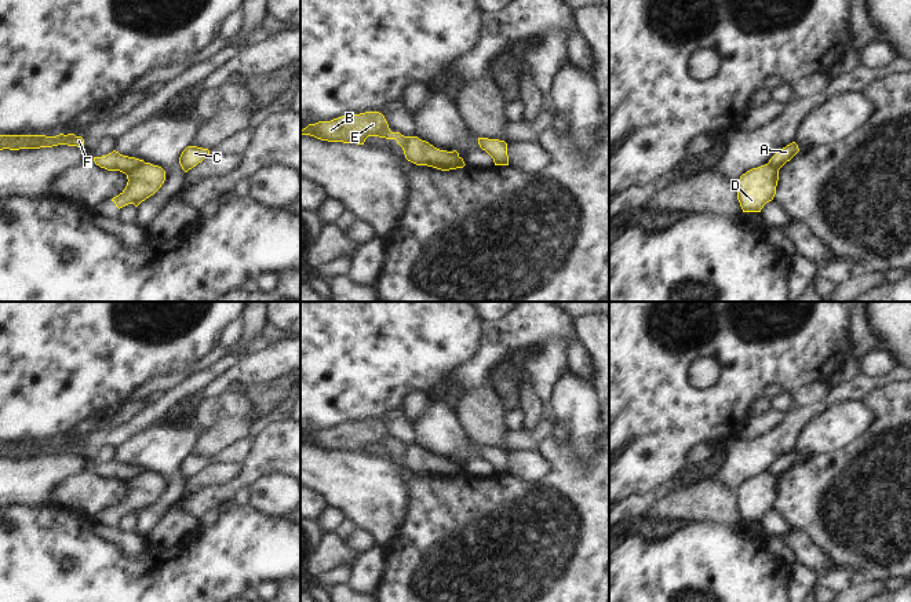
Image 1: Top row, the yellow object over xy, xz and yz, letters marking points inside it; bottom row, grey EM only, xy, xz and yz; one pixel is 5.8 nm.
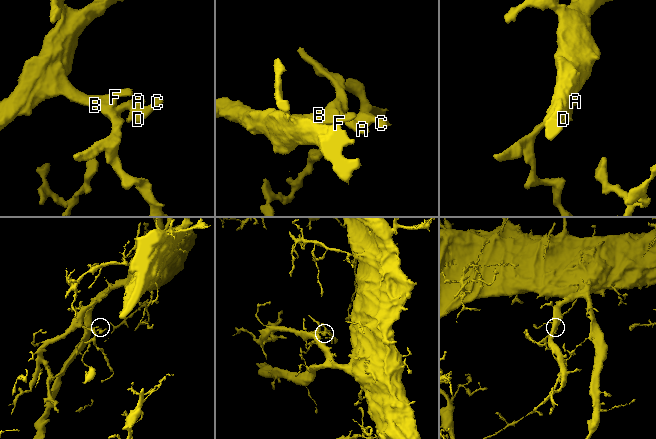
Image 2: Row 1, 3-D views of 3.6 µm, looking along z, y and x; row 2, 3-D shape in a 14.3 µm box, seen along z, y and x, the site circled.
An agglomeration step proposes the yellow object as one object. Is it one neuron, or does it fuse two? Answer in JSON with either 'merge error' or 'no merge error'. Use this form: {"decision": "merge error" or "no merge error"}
{"decision": "merge error"}

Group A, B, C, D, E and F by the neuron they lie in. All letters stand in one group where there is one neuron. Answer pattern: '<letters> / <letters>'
A B E F / C D

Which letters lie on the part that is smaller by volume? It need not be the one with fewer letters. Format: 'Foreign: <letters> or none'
Foreign: C, D

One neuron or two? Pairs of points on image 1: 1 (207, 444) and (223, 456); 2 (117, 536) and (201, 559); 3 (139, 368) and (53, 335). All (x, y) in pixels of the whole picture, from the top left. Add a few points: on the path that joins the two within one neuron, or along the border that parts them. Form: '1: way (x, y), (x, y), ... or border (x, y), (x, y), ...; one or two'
1: border (247, 437), (232, 441), (208, 458); two
2: border (148, 543), (141, 555), (123, 555), (113, 544); two
3: way (117, 346), (106, 335), (75, 335); one

